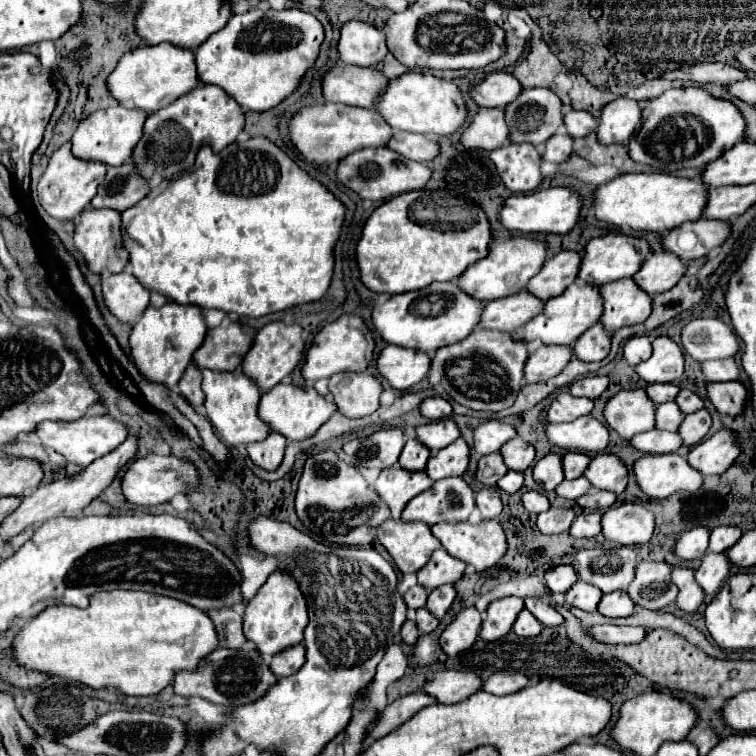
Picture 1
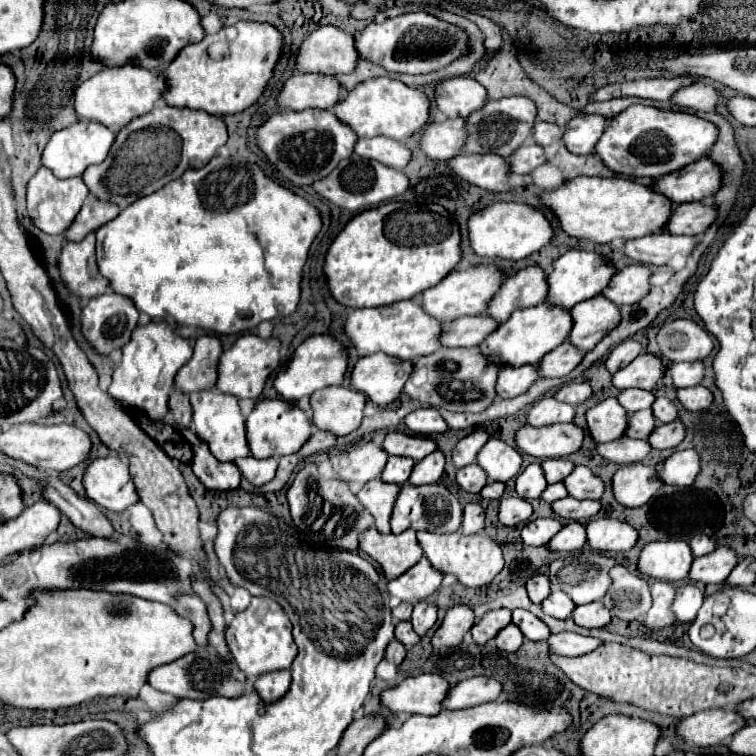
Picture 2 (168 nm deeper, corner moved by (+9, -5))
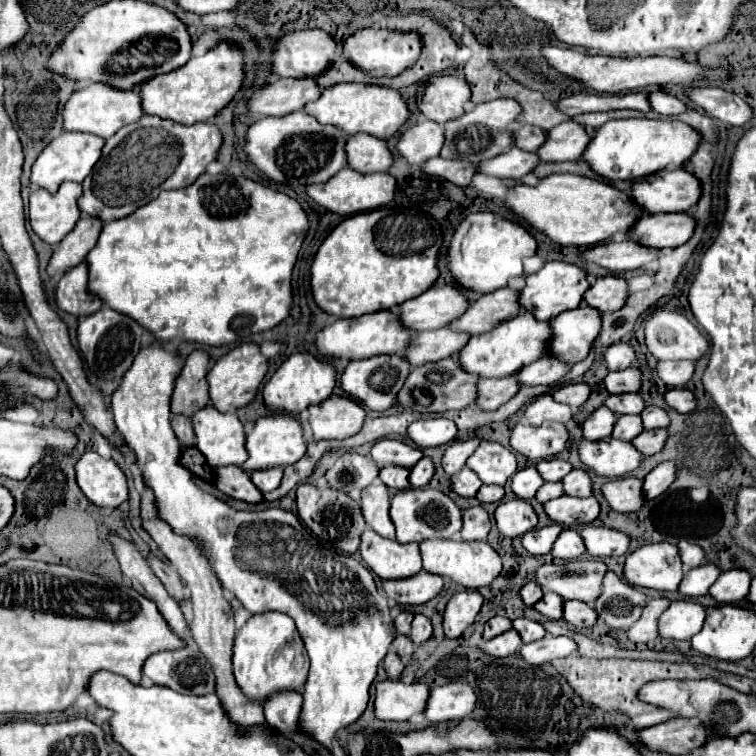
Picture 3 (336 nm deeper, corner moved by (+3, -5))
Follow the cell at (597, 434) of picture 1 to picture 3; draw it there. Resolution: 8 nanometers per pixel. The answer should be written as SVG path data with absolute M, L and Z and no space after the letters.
M518 422L510 434L510 448L528 460L548 460L564 450L568 442L568 430L558 422L544 422L542 426L530 426Z

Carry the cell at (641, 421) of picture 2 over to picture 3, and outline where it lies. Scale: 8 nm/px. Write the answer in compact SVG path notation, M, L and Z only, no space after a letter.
M618 416L612 430L612 438L630 442L638 436L638 432L642 432L642 420L638 416Z

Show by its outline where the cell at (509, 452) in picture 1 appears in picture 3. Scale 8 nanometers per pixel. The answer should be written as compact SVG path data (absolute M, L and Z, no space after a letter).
M482 440L476 452L468 458L466 466L478 474L484 484L504 486L506 480L516 472L516 456L512 450Z

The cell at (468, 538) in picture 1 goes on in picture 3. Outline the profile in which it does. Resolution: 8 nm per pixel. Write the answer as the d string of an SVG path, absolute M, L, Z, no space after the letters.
M426 540L420 544L422 568L430 574L448 576L464 588L480 588L488 586L502 570L500 556L488 542L456 542L456 540Z

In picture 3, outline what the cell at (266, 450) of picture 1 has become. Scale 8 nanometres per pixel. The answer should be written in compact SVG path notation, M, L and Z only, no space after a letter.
M278 468L278 470L258 470L258 474L250 474L250 478L260 492L272 492L282 482L282 468Z

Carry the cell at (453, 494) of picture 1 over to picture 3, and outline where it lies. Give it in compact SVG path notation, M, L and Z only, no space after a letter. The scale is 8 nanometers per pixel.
M406 488L396 492L390 500L390 518L396 526L396 540L400 544L420 544L428 538L452 538L452 534L462 528L460 508L446 494L432 488Z

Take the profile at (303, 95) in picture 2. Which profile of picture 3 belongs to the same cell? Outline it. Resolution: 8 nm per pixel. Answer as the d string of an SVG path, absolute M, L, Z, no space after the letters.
M278 78L258 88L246 102L246 108L252 116L286 116L302 110L302 106L318 98L318 94L320 88L312 78Z

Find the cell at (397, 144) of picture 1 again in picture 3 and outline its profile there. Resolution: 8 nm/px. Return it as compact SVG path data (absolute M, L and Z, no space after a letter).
M354 134L346 138L348 166L362 174L384 172L392 164L392 154L384 140L370 134Z

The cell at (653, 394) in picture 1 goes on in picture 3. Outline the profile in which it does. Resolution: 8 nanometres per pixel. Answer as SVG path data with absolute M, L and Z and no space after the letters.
M616 394L608 396L604 406L614 414L640 414L640 410L644 408L644 400L640 394Z

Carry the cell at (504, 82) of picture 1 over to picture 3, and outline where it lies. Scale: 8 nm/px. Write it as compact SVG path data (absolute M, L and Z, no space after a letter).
M454 74L432 76L424 84L422 98L416 96L418 110L438 124L446 124L464 114L464 104L470 100L470 86L466 80Z

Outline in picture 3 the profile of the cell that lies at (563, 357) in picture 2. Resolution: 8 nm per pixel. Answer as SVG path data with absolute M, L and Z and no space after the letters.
M550 354L542 356L540 360L532 362L530 366L524 366L516 378L520 386L538 386L538 384L556 384L566 370L570 370L568 366L562 366L562 362L554 362L554 358L550 358Z

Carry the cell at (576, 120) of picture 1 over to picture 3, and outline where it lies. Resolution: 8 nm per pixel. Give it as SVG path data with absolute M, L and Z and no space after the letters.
M516 126L512 132L514 132L514 146L526 152L538 150L538 146L542 146L546 138L546 132L538 130L536 126Z

